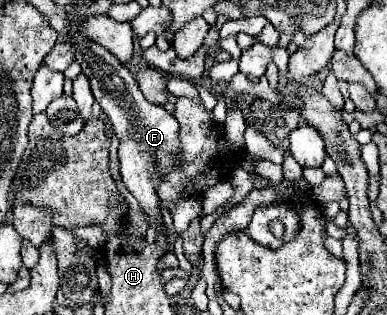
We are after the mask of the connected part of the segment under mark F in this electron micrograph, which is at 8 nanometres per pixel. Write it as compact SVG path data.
M78 30L60 38L74 46L76 62L82 66L82 72L86 72L86 76L90 78L92 94L96 102L102 106L108 120L112 122L114 134L120 140L118 148L120 174L128 192L138 200L142 212L146 214L148 226L158 226L158 236L168 238L168 228L160 214L160 200L156 188L162 182L162 172L166 172L166 168L176 168L178 164L182 164L180 158L174 158L176 152L180 152L176 118L168 114L162 106L150 104L142 96L130 70L124 64L120 64L118 58L110 54L106 48L94 44L92 40L86 40L82 34L78 34Z

